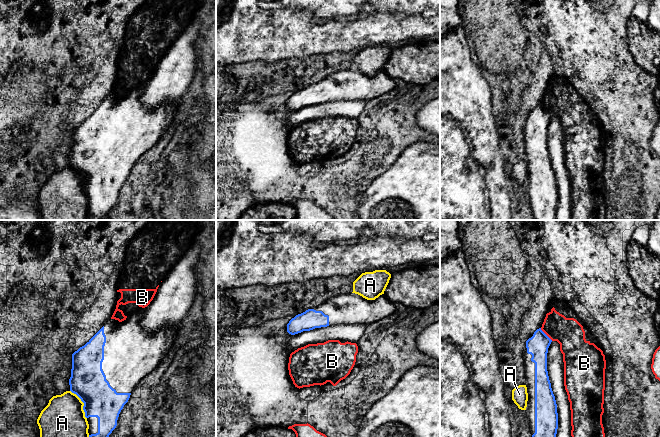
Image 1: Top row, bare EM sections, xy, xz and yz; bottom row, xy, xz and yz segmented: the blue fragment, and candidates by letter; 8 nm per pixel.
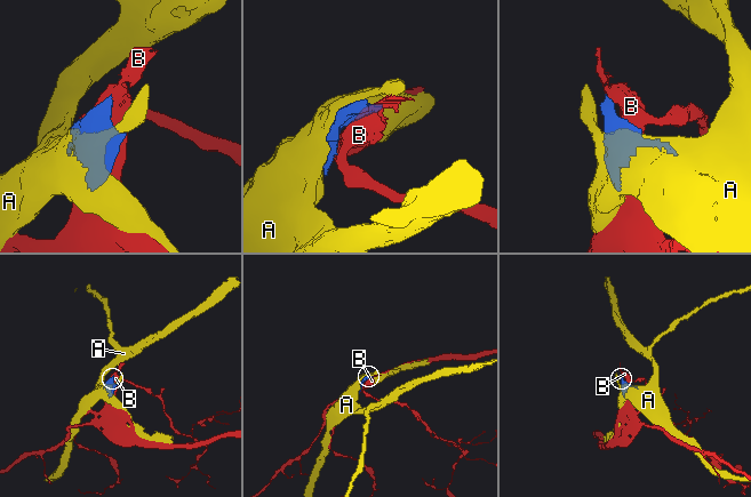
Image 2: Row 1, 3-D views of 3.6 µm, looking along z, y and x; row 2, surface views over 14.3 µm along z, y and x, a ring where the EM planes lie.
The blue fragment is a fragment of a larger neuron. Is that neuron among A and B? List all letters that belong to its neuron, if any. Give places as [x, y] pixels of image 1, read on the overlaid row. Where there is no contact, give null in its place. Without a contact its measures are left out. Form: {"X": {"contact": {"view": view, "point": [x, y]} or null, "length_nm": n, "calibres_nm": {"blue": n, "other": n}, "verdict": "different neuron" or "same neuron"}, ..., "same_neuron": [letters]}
{"A": {"contact": {"view": "xy", "point": [84, 404]}, "length_nm": 260, "calibres_nm": {"blue": 280, "other": 320}, "verdict": "different neuron"}, "B": {"contact": {"view": "yz", "point": [545, 334]}, "length_nm": 140, "calibres_nm": {"blue": 170, "other": 240}, "verdict": "different neuron"}, "same_neuron": []}

